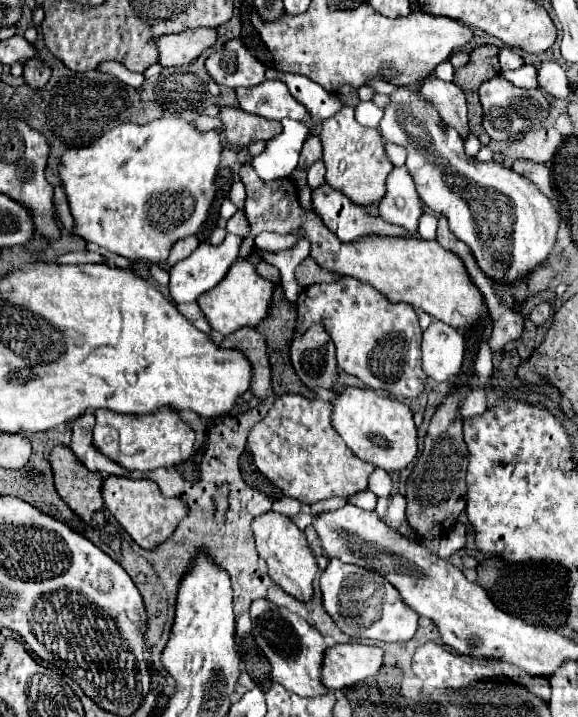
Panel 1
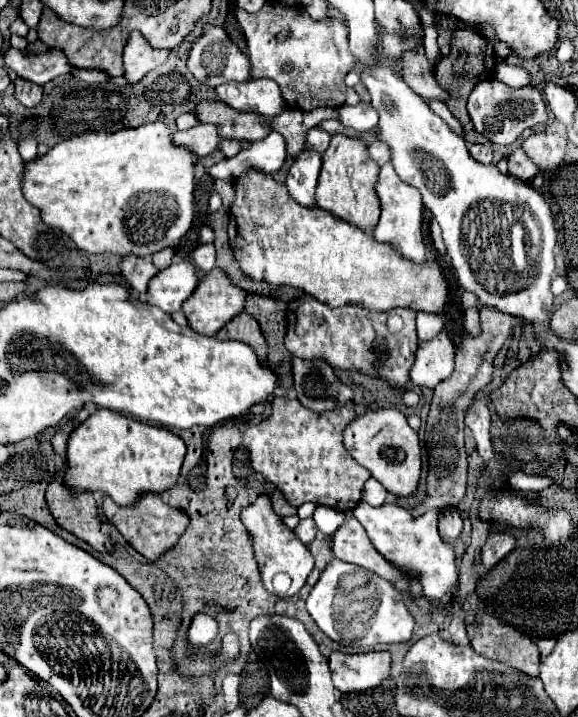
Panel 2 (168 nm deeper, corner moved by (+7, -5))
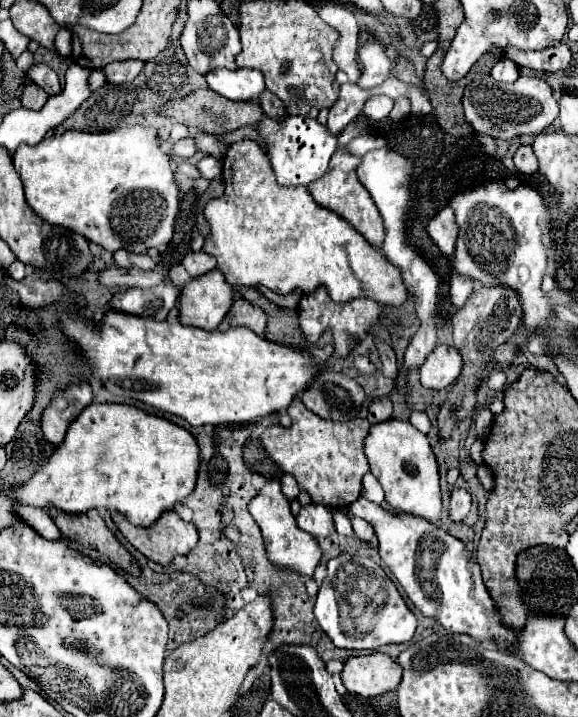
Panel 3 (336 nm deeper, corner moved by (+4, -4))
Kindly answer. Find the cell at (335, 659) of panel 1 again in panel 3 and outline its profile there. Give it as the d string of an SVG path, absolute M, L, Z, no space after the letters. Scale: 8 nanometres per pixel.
M388 654L354 656L346 660L342 680L350 694L374 698L398 688L402 680L402 666Z

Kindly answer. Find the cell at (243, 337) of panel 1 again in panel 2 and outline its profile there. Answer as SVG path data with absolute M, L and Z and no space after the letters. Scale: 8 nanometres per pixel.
M241 313L237 315L235 319L231 319L219 333L217 337L221 341L243 341L247 343L249 347L253 347L253 351L257 353L259 361L265 363L267 361L267 343L261 335L261 329L259 329L259 323L255 319L251 319L247 313Z

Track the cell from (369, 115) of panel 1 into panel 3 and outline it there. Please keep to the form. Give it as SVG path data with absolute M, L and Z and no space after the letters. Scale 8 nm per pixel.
M372 96L364 104L364 114L370 120L378 122L378 120L384 120L390 114L392 106L394 106L394 100L390 96Z

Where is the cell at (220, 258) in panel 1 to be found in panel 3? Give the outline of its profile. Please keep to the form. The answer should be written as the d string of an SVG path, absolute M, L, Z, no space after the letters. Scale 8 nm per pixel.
M172 282L150 290L128 288L112 296L110 310L132 316L150 316L154 320L166 320L170 308L178 302L178 294L180 290Z

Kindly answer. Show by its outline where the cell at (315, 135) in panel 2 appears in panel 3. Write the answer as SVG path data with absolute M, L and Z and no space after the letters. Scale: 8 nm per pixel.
M344 84L340 86L340 96L334 102L334 106L330 108L330 116L328 116L328 128L332 130L332 134L340 134L342 128L346 128L348 122L352 122L360 110L364 108L366 98L374 96L374 94L384 94L384 90L362 90L356 84Z

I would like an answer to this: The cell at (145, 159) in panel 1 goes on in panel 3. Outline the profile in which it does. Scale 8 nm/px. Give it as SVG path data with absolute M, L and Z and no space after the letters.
M126 126L112 132L68 130L60 136L44 138L34 146L20 144L12 154L12 160L16 172L20 174L26 202L50 224L78 232L110 252L124 248L132 254L144 254L152 246L168 244L174 236L174 220L180 210L180 192L174 184L170 156L160 150L152 128Z

